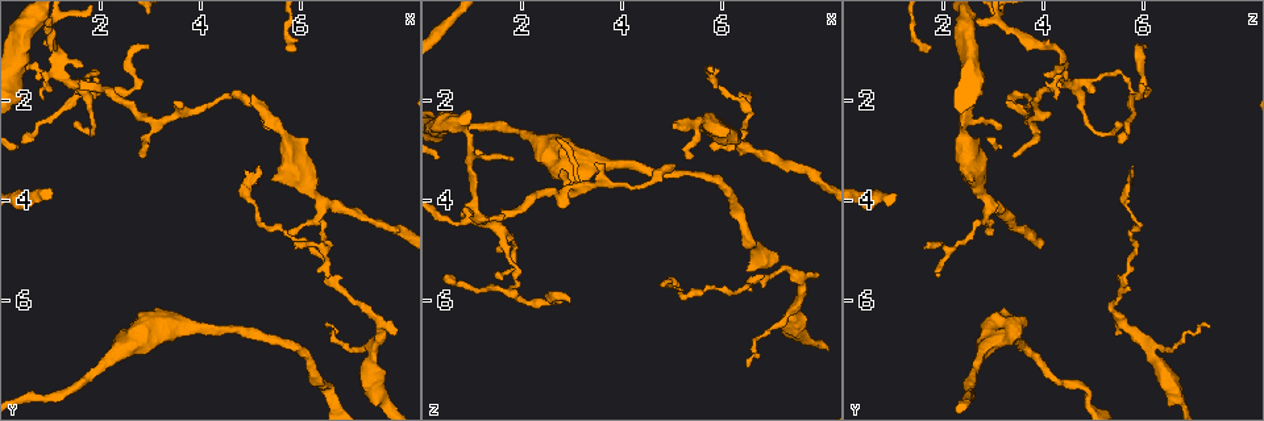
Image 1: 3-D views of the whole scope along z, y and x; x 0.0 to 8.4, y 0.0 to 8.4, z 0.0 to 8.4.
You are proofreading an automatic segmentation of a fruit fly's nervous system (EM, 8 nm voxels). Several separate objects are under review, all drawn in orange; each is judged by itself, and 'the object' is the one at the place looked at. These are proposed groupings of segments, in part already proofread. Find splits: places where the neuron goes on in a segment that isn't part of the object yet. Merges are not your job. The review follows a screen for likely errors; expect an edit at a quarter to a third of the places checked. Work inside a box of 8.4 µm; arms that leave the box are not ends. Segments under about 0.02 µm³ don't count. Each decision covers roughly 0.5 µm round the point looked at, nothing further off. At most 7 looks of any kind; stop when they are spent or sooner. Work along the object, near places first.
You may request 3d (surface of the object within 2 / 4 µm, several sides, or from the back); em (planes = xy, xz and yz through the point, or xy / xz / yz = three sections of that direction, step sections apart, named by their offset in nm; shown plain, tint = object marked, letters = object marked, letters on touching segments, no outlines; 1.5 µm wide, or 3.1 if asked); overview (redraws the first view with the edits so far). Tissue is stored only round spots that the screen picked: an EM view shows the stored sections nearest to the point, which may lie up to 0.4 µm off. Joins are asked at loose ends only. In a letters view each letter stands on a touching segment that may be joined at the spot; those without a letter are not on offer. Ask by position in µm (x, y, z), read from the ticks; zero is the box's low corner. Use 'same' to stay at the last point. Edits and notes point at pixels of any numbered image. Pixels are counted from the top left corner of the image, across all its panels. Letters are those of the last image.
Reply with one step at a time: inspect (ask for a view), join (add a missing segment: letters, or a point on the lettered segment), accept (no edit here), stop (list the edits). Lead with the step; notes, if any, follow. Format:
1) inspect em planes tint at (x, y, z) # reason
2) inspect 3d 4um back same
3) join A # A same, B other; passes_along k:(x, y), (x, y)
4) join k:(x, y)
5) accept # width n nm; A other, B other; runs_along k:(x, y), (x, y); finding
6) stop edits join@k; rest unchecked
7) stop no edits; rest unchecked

inspect 3d 4um at (5.40, 2.60, 3.15) # tapers out

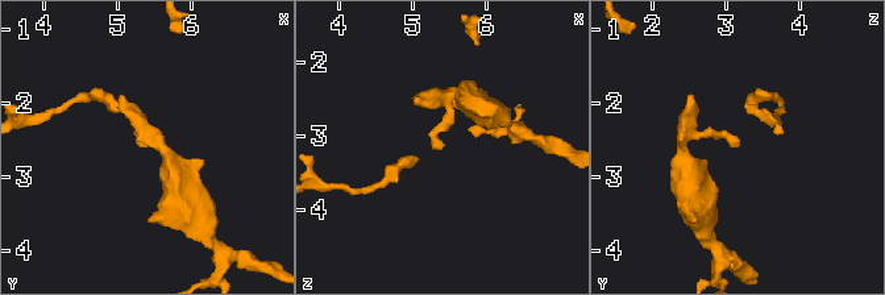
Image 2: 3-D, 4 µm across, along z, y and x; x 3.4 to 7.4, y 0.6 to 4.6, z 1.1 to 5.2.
inspect em xz step 8 letters at (5.35, 2.60, 3.20)

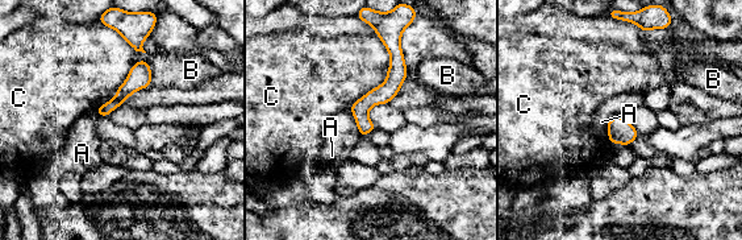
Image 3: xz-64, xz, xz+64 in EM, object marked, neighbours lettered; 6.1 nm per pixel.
accept # longest_contact C 380 nm; A other, B other, C other; none of them fits

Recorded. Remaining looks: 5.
inspect 3d 2um back at (2.95, 1.05, 6.05) # tapers out

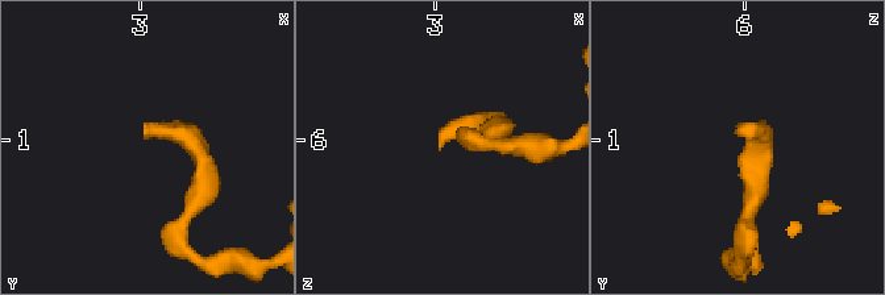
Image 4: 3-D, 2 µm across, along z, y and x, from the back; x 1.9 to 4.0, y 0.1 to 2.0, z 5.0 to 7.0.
inspect em planes plain at (2.94, 1.00, 6.02) # now the EM

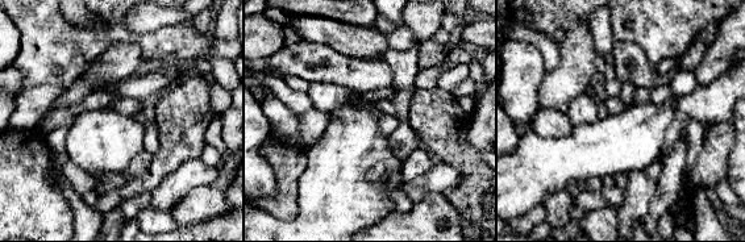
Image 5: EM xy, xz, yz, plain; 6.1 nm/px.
inspect em planes letters same # what lies round it

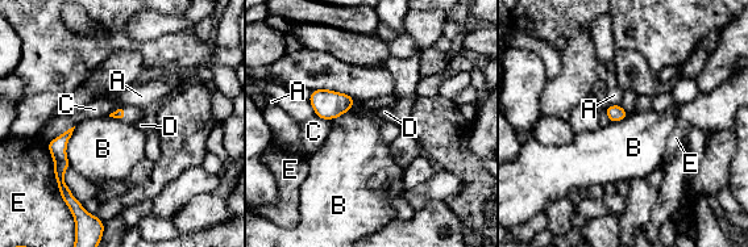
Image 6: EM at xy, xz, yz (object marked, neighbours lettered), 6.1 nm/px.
accept # A other, B other, C other, D other, E other; no lettered segment goes on from it

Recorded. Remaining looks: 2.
inspect em planes letters at (6.55, 5.50, 1.95) # an open end

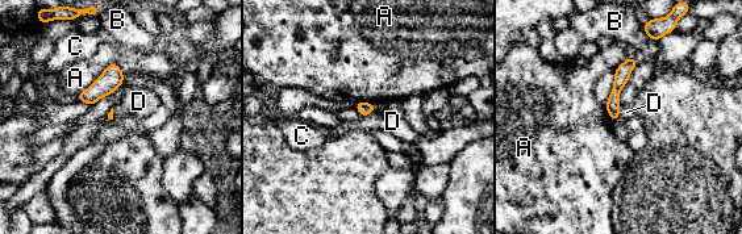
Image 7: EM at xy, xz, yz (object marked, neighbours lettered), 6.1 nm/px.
accept # A other, B other, C other, D other; border 7:(375, 111), (361, 117); none of them fits

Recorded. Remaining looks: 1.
stop no edits; rest unchecked

